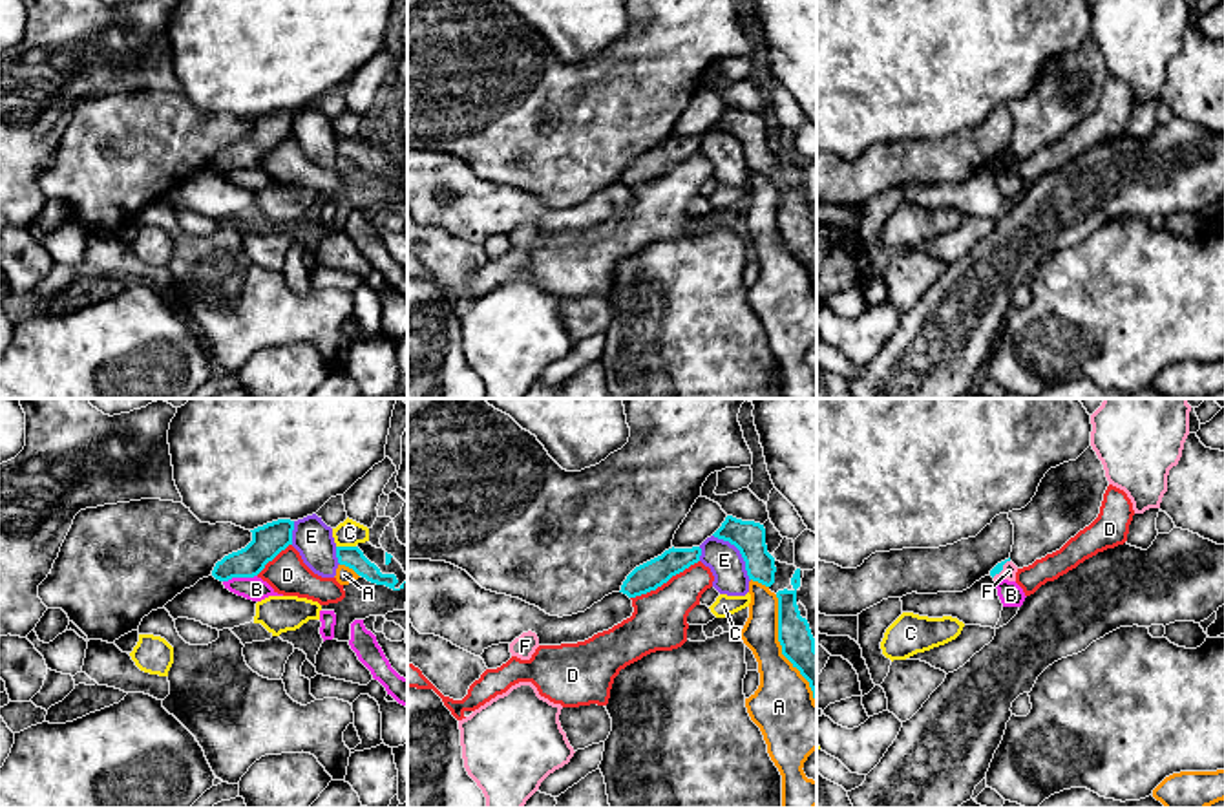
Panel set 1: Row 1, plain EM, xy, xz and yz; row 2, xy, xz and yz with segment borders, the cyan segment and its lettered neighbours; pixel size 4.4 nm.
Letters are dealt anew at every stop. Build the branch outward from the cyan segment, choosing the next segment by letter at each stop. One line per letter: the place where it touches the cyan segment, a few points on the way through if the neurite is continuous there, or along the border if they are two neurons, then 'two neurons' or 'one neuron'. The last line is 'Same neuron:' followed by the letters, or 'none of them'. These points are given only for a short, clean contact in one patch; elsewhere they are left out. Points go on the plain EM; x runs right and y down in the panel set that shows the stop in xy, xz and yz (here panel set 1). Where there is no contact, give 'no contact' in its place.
A: xz (782, 240) | two neurons
B: xy (240, 167) | along xy (256, 165), (223, 172) | two neurons
C: xy (346, 138) | two neurons
D: xz (664, 172) | two neurons
E: xz (740, 143) | two neurons
F: yz (1002, 159) | along yz (1009, 150), (992, 167) | two neurons
Same neuron: none of them

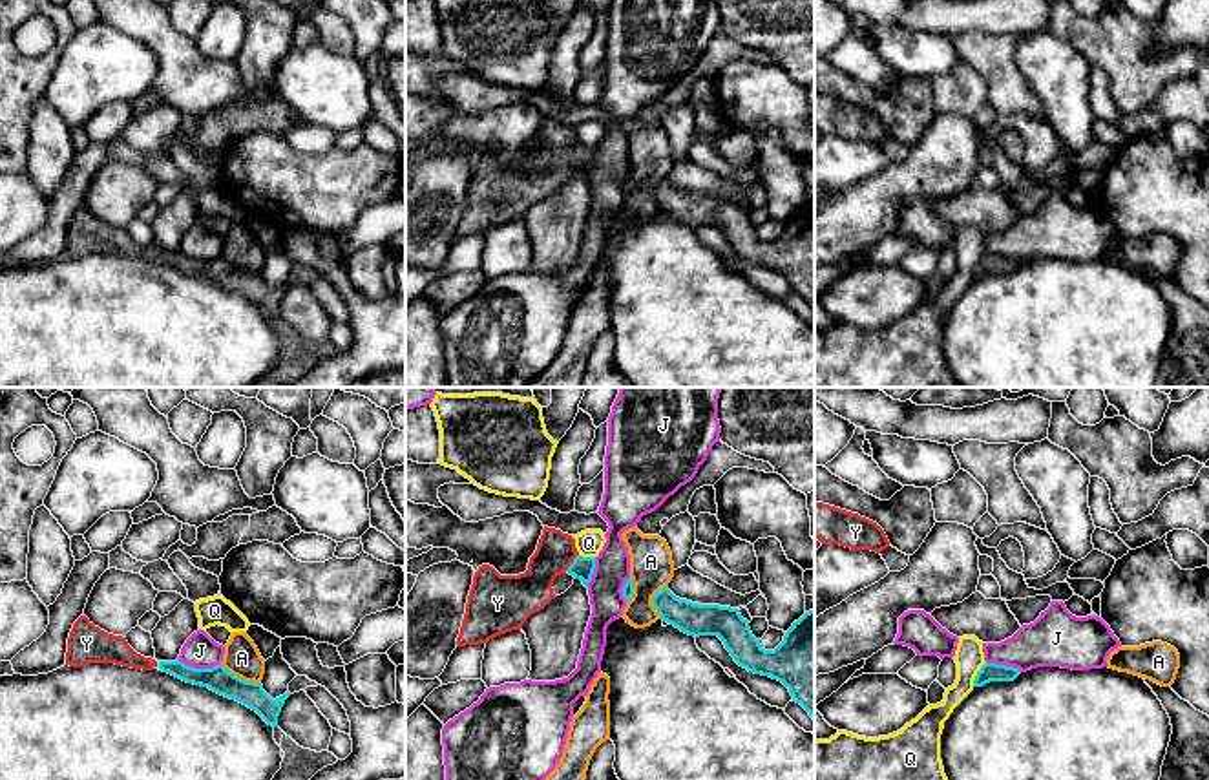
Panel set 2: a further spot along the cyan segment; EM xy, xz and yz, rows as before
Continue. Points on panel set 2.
A: xy (240, 269) | along xy (221, 254), (234, 265), (260, 274) | two neurons
J: xy (199, 260) | along xy (178, 249), (194, 258), (220, 256) | two neurons
Q: yz (977, 265) | along yz (985, 252), (972, 276) | two neurons
Y: xz (572, 154) | across xz (581, 159), (572, 154), (556, 154), (525, 185) | one neuron
Same neuron: Y

